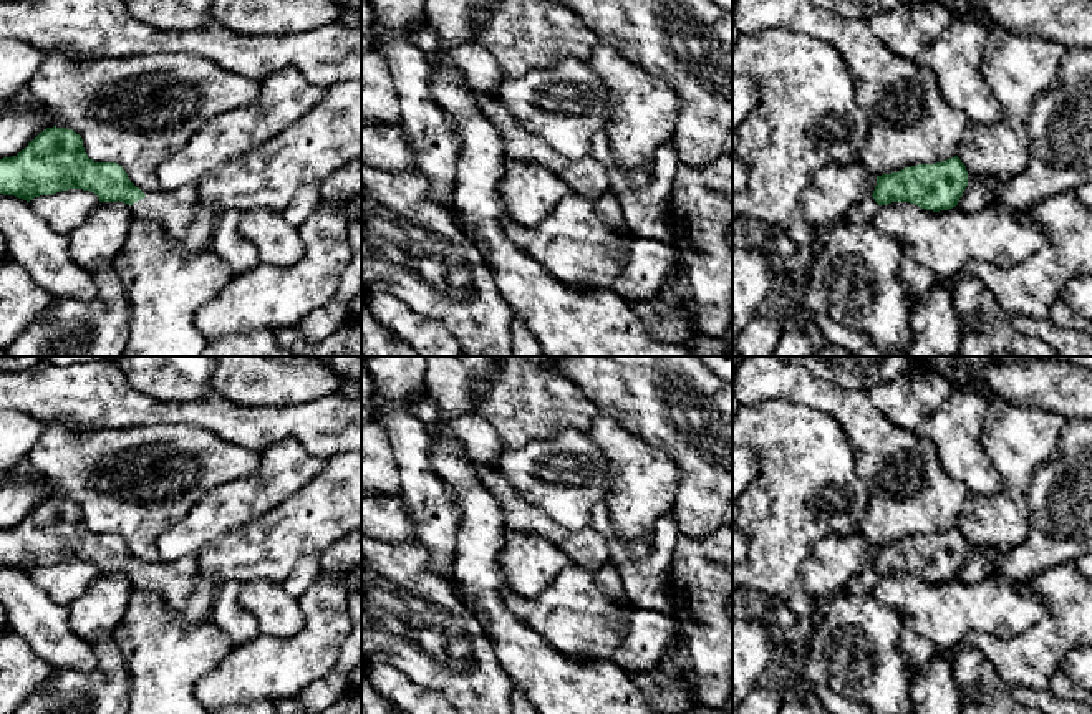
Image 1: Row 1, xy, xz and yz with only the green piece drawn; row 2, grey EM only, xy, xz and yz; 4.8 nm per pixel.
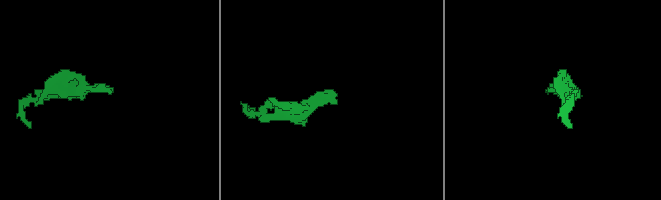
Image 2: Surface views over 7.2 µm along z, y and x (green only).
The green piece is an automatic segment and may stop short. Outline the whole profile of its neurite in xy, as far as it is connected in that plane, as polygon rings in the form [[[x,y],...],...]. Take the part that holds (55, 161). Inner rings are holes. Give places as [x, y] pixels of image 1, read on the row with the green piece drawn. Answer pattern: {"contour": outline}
{"contour": [[[46,128],[17,156],[0,159],[0,194],[30,202],[68,189],[91,191],[99,202],[124,202],[134,219],[154,222],[172,239],[186,234],[199,199],[197,184],[144,194],[116,162],[94,162],[73,129]]]}

